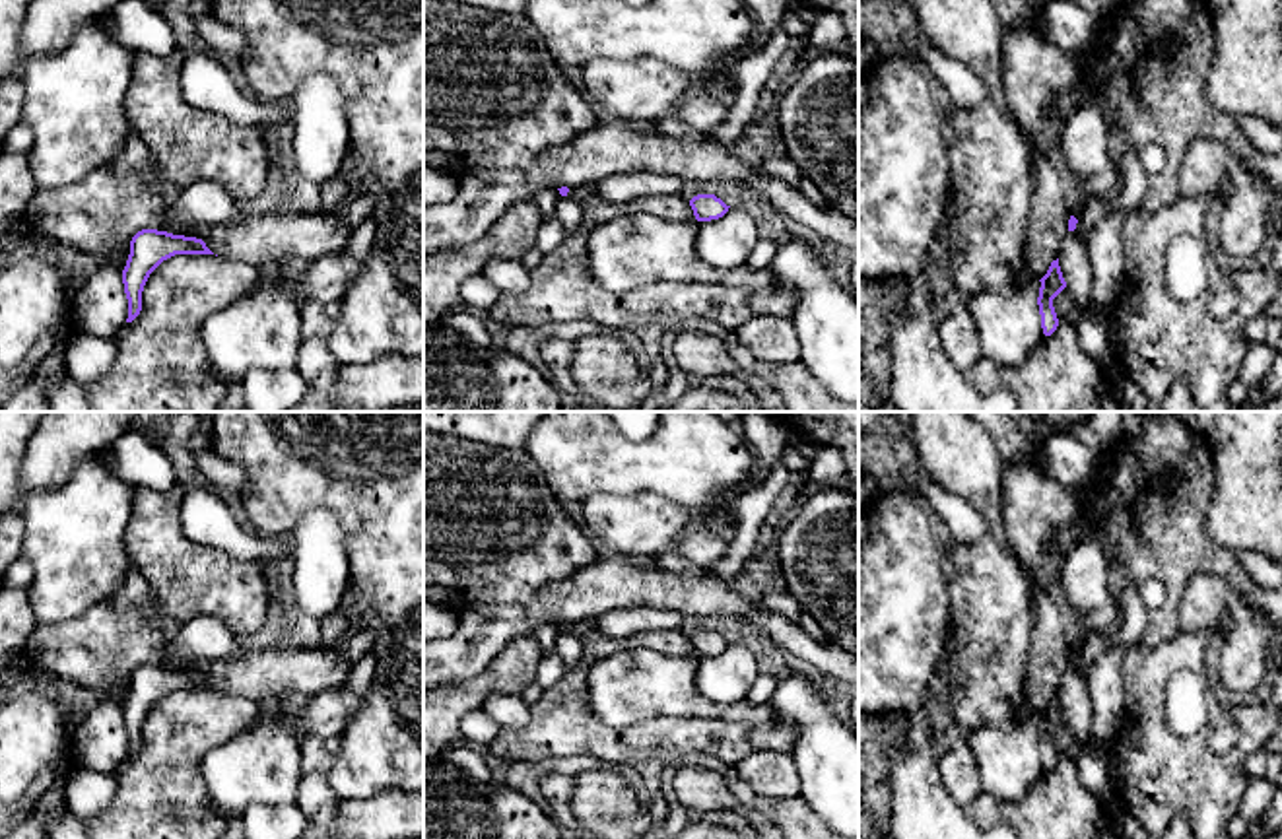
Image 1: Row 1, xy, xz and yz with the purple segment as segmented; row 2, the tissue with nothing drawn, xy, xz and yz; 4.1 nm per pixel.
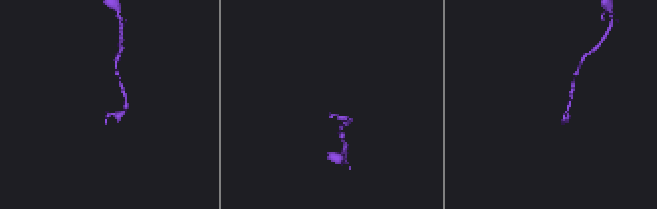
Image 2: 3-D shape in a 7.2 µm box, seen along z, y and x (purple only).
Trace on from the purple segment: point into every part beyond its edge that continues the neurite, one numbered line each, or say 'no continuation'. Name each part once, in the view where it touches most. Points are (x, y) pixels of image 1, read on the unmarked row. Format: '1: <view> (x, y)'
no continuation

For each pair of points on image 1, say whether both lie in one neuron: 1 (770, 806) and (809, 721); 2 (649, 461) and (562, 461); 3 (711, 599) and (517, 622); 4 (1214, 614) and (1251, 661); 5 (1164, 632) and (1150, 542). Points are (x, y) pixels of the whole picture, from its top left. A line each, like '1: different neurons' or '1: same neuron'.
1: different neurons
2: same neuron
3: same neuron
4: same neuron
5: same neuron

